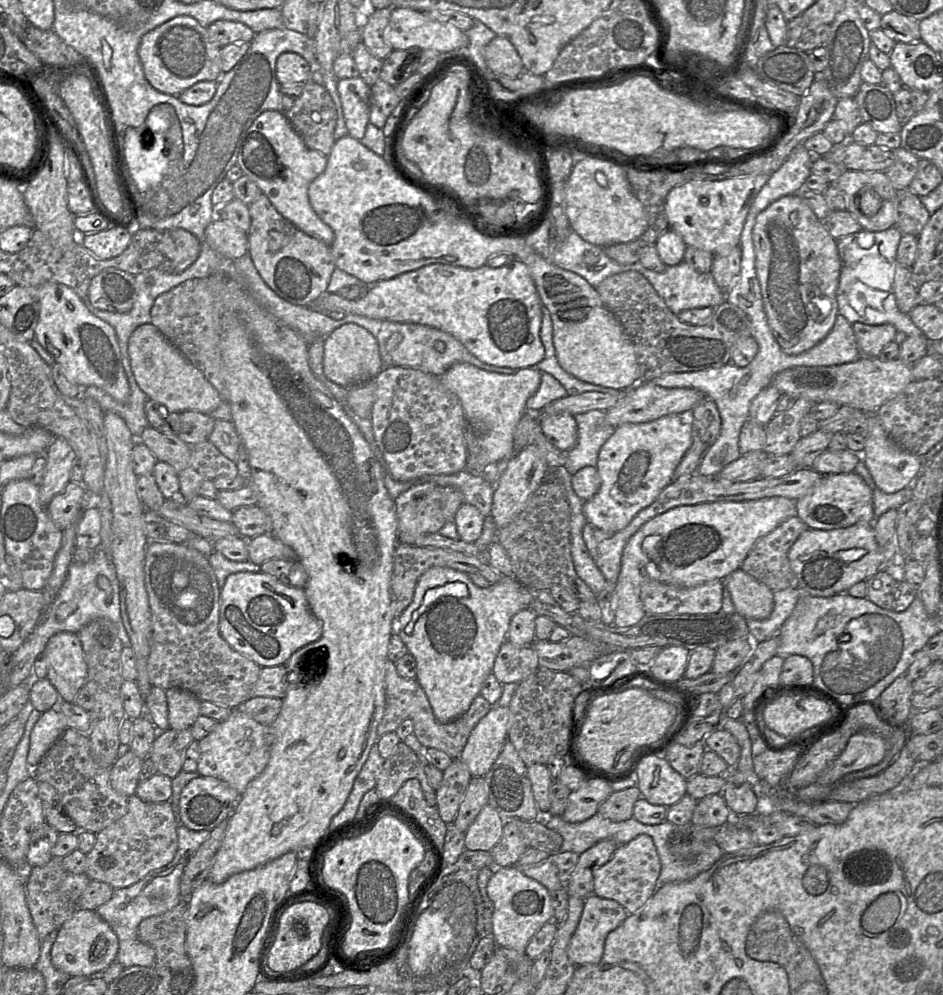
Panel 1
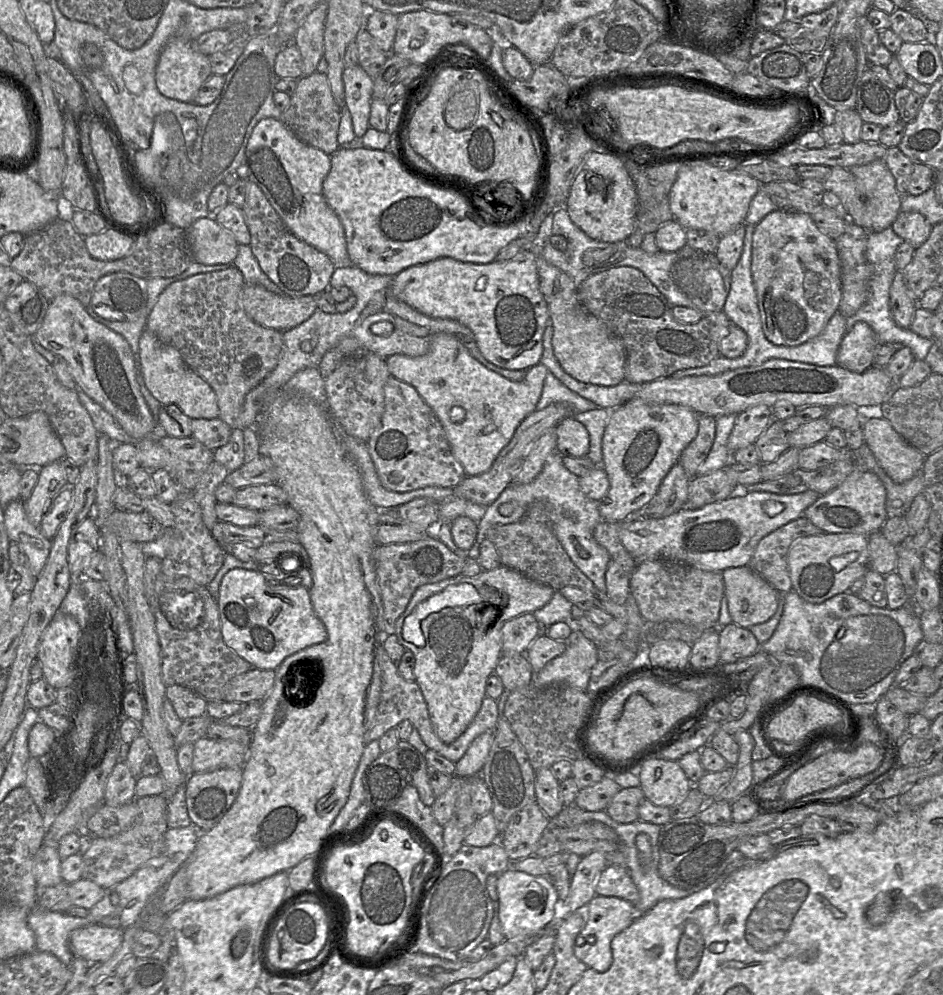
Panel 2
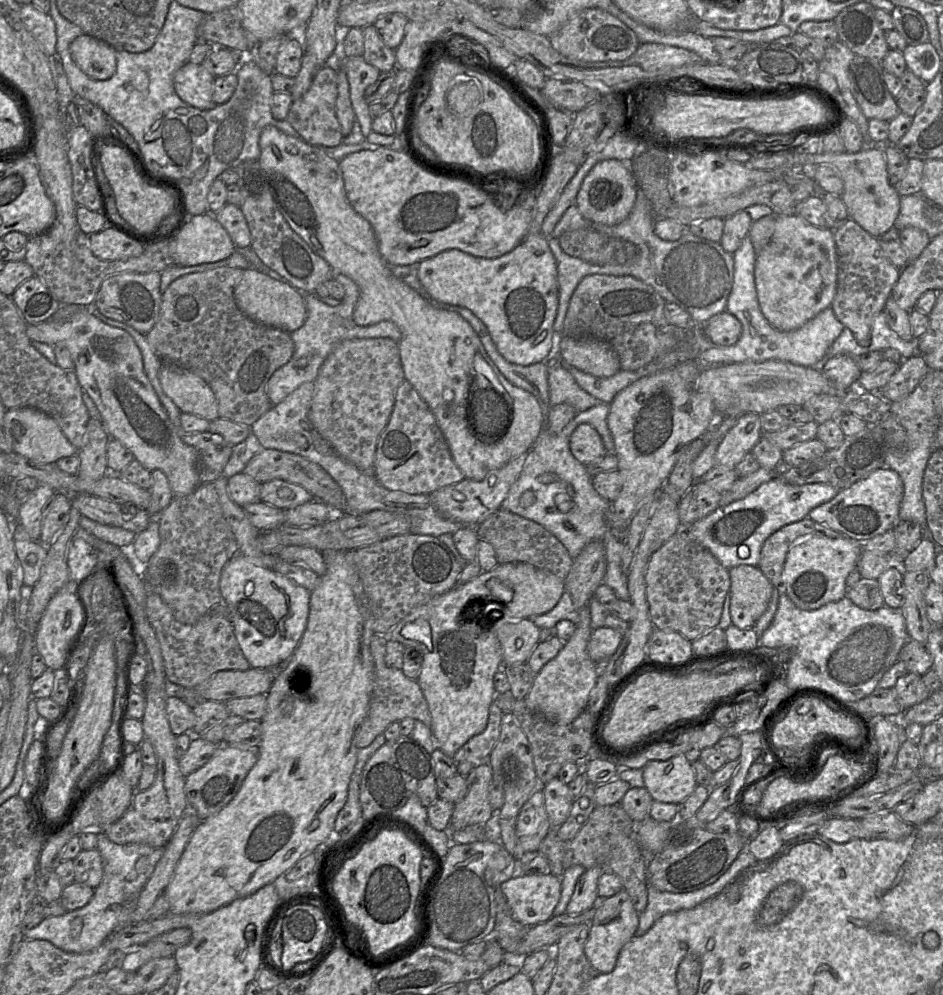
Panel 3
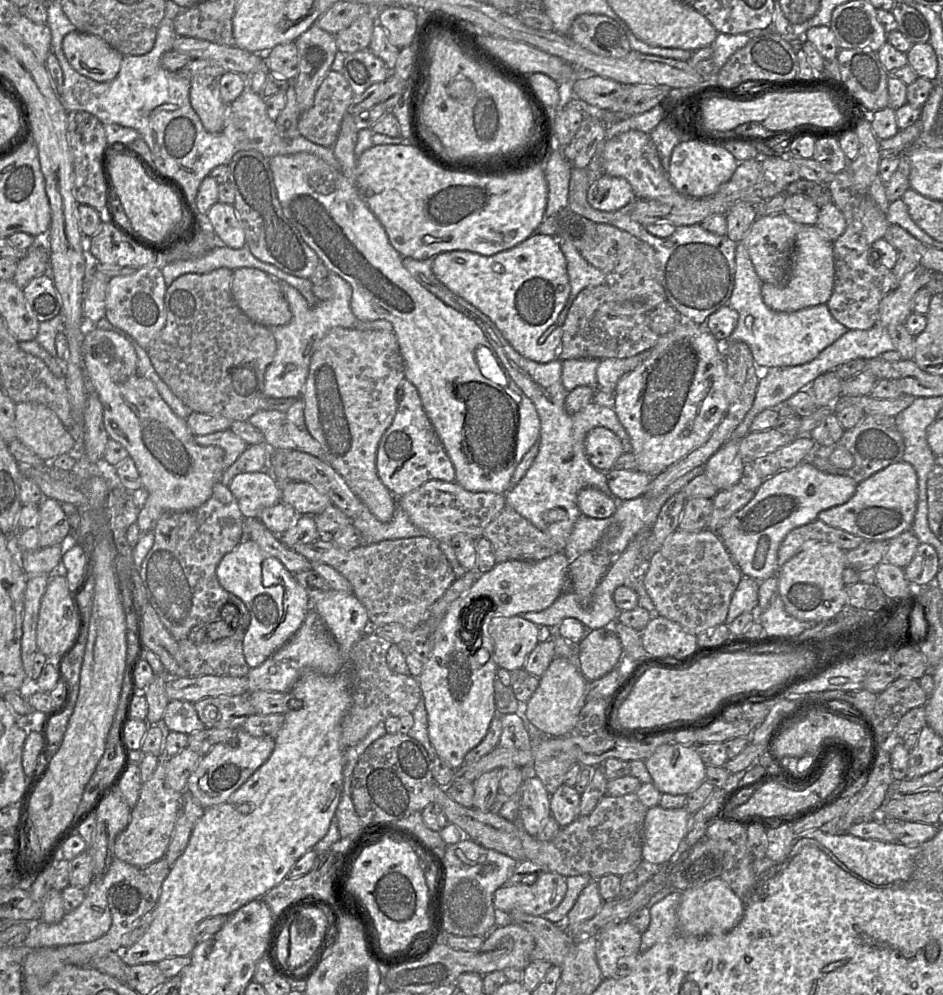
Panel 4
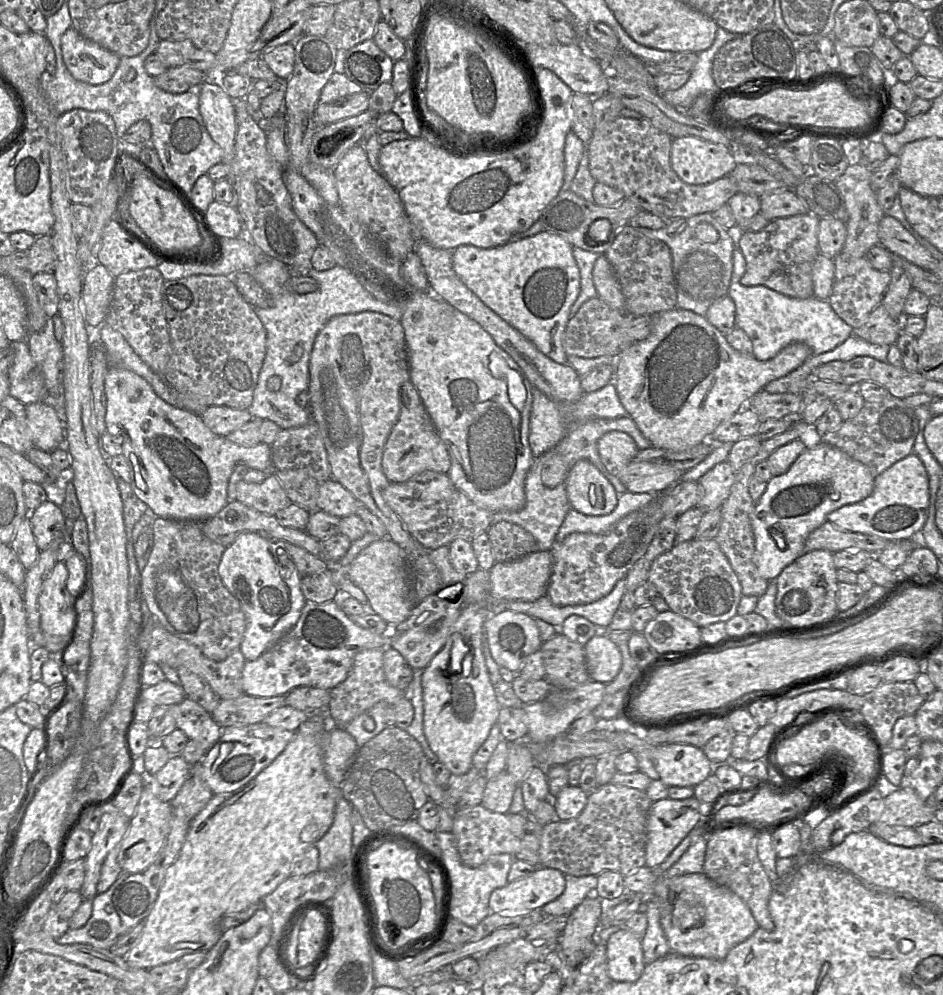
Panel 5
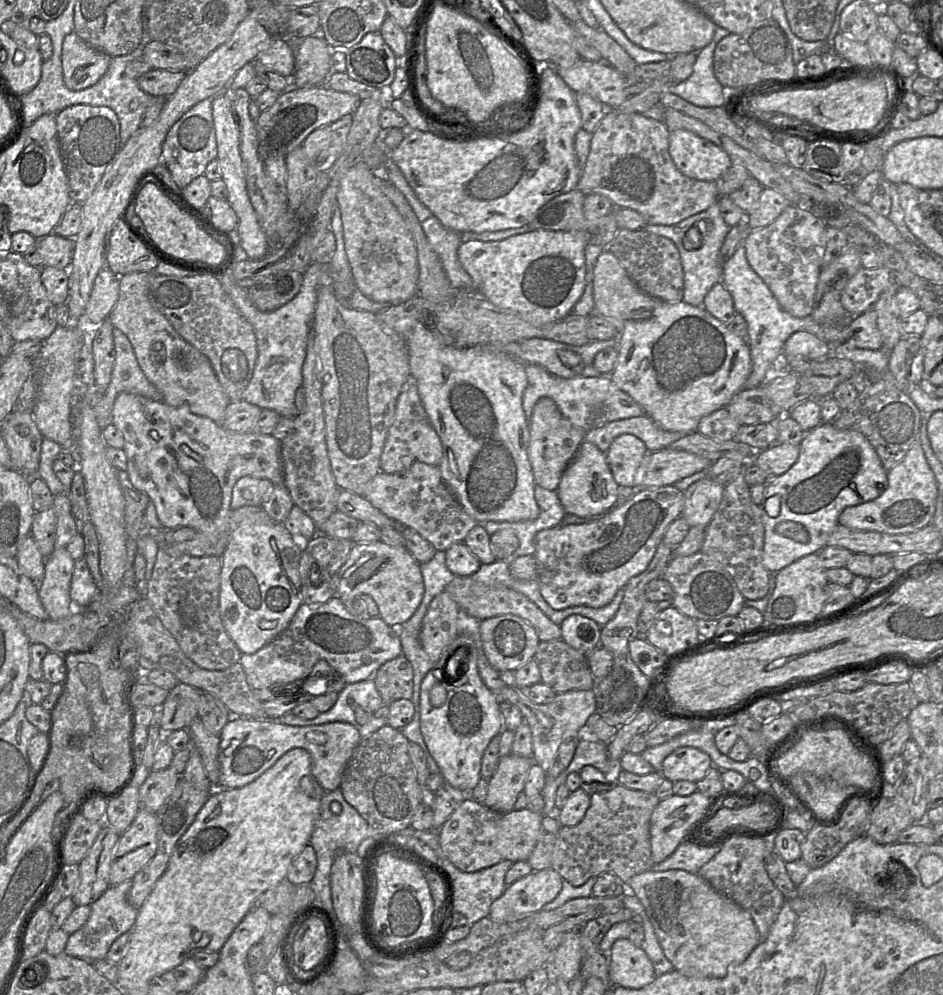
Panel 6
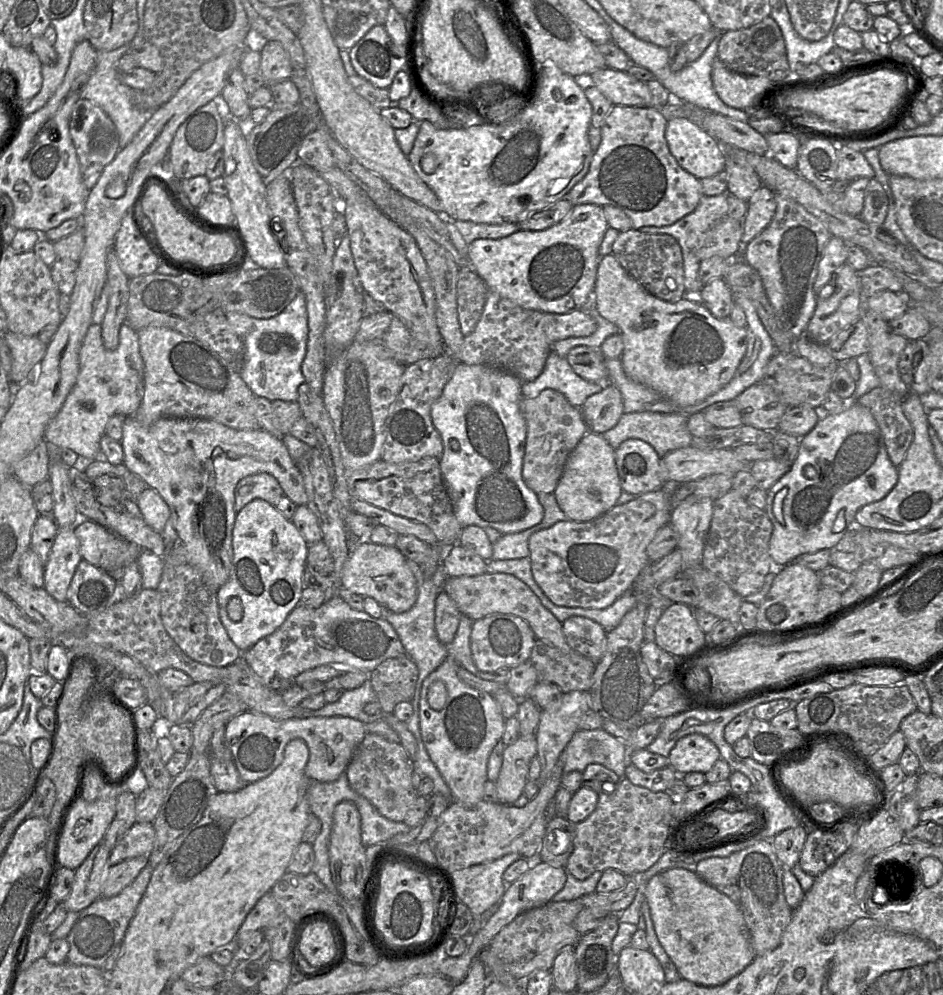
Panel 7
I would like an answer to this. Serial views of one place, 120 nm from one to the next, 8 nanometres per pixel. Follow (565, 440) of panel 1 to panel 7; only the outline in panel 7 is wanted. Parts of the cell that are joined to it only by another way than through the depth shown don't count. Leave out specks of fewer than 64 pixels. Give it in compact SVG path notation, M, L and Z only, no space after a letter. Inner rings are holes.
M627 439L614 450L623 491L638 496L662 488L666 470L651 445L640 439Z

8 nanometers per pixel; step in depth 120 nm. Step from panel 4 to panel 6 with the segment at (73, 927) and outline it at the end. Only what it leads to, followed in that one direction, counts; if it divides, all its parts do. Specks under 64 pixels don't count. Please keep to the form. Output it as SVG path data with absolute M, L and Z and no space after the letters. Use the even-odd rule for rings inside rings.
M126 880L117 885L110 885L107 890L90 905L91 913L86 923L76 932L69 935L63 953L89 961L105 959L114 940L123 933L131 931L135 924L138 910L127 900L131 886L131 880Z

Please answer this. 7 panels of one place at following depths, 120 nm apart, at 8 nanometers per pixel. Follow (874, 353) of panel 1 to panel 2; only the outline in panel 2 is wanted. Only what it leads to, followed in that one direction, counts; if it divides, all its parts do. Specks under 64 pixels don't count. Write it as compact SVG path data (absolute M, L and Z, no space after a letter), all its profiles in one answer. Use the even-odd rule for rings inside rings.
M856 322L845 334L836 357L838 366L863 373L873 365L875 349L880 345L873 329L865 322Z

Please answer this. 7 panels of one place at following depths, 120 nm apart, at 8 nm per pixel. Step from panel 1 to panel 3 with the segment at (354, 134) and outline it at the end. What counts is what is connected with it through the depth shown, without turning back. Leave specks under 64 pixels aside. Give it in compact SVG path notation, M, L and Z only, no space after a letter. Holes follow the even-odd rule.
M362 56L346 58L344 69L349 83L349 93L356 121L359 122L364 138L372 132L373 117L365 101L365 89L374 83L381 71L365 62Z

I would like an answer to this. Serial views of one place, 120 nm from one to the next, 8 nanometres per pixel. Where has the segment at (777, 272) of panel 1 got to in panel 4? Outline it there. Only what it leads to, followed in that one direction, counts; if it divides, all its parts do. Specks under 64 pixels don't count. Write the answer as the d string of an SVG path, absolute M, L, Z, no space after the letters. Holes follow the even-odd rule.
M800 226L795 240L795 250L790 268L790 278L783 288L763 283L761 293L764 303L778 312L794 312L807 307L826 304L833 292L835 266L833 241L816 226Z

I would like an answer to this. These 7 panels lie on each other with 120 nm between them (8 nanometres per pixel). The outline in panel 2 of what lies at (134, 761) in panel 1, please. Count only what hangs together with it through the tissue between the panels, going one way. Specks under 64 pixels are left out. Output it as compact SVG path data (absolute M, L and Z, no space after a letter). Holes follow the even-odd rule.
M119 760L107 779L104 803L118 807L132 802L136 798L136 779L129 770L125 760Z

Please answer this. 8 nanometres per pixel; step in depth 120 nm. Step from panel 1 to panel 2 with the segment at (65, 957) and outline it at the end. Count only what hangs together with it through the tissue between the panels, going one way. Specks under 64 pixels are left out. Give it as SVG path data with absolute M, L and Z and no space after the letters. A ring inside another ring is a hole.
M94 924L70 933L68 945L75 957L90 963L109 959L123 941L124 929Z

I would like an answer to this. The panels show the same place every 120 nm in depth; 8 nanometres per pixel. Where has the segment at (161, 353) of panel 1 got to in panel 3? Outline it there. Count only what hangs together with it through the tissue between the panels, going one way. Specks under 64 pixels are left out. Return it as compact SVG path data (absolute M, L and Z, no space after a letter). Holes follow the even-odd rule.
M162 363L158 378L164 393L181 413L196 415L210 422L219 418L215 395L202 378L168 363Z

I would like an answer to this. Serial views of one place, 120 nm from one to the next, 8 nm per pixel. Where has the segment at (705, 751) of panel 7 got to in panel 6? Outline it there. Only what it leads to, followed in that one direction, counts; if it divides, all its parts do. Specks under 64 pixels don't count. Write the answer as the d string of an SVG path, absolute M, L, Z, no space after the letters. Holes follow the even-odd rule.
M679 747L663 761L661 774L664 779L675 783L685 780L697 783L712 768L710 756L695 747Z

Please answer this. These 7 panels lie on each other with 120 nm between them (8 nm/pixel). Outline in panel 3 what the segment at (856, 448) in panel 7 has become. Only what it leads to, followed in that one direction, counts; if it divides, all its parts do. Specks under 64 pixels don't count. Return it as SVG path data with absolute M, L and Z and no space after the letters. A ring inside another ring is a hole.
M776 474L776 477L745 498L722 505L706 517L683 528L687 528L694 540L708 549L725 568L731 569L739 565L758 567L761 548L769 536L785 525L808 517L812 509L833 499L839 491L825 483L792 485ZM741 545L749 548L749 556L746 558L739 556Z

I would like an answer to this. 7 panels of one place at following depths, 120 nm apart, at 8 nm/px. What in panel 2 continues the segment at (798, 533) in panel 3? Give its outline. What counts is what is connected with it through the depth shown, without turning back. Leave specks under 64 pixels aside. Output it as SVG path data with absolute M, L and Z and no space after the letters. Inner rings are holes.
M802 515L763 537L757 544L748 567L777 591L790 592L792 582L787 564L790 546L799 538L823 533L825 531Z

